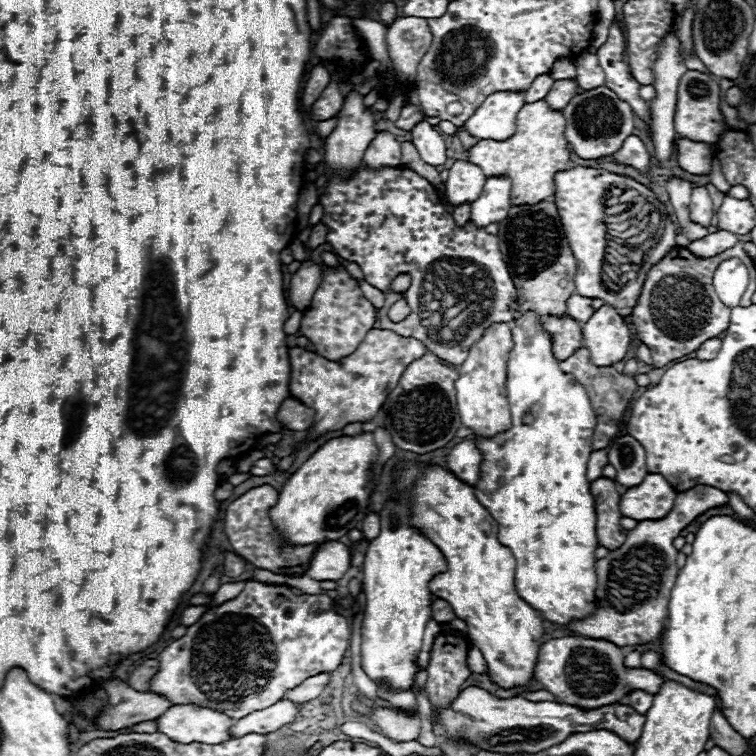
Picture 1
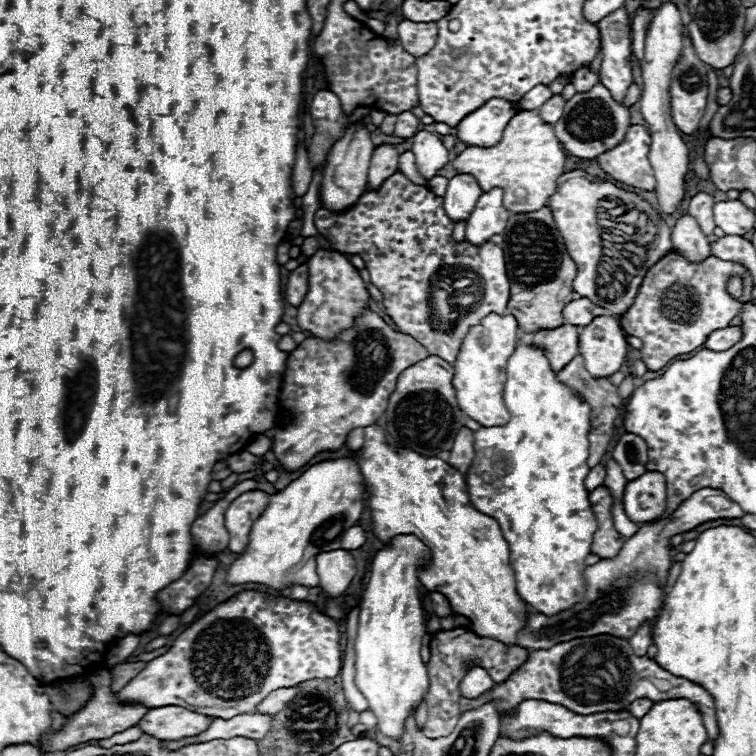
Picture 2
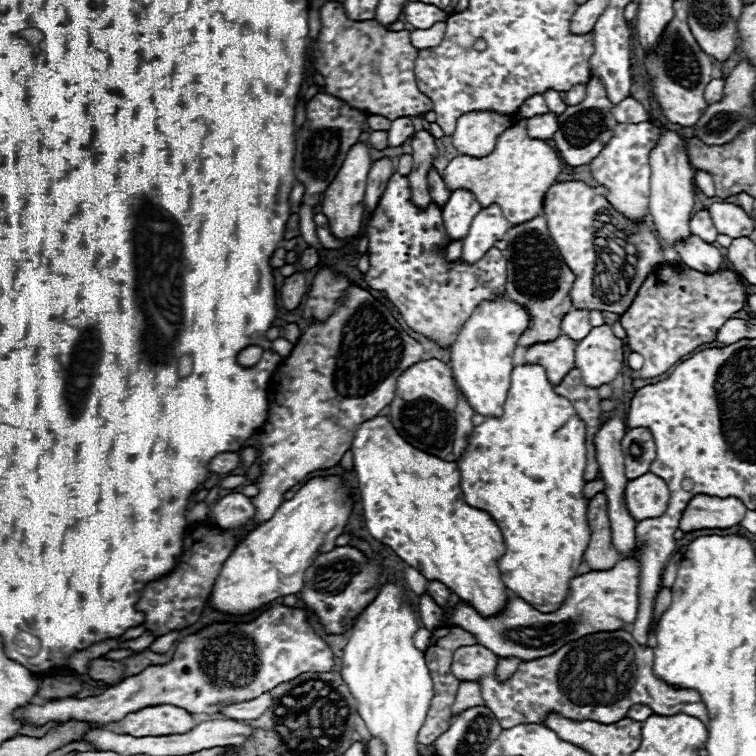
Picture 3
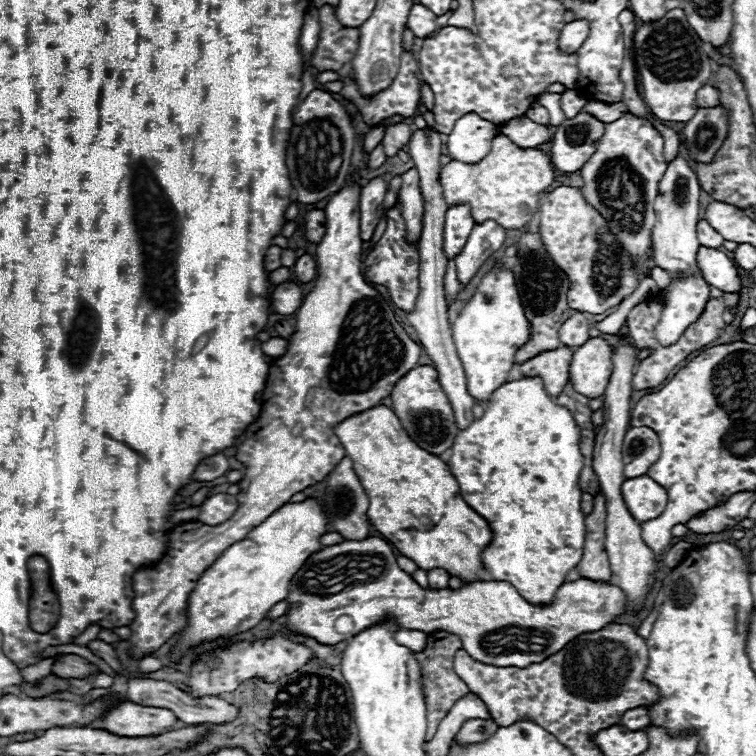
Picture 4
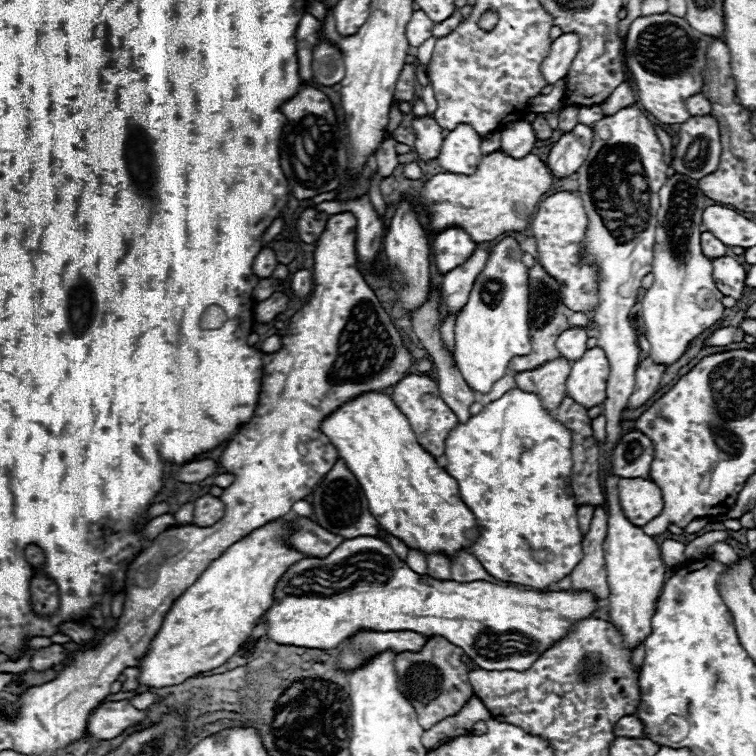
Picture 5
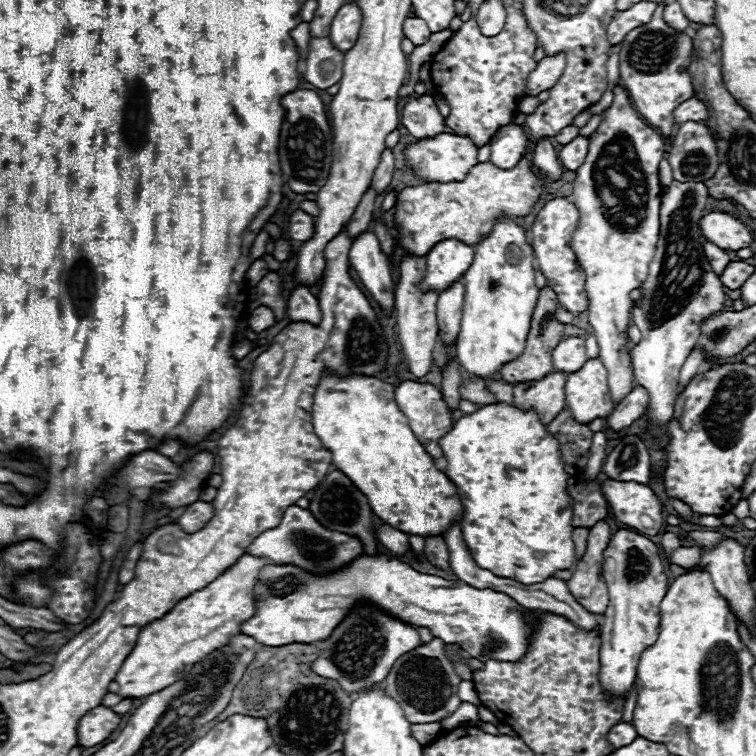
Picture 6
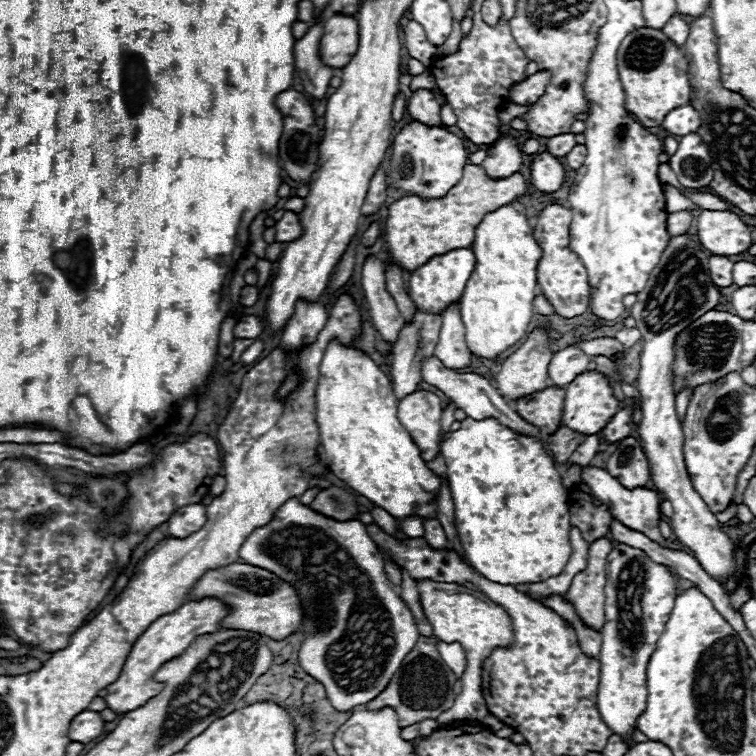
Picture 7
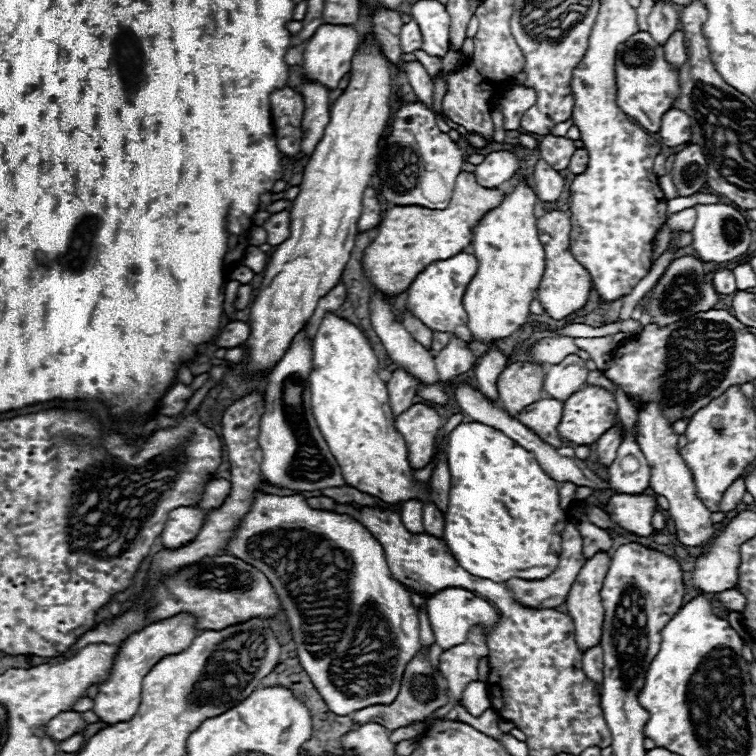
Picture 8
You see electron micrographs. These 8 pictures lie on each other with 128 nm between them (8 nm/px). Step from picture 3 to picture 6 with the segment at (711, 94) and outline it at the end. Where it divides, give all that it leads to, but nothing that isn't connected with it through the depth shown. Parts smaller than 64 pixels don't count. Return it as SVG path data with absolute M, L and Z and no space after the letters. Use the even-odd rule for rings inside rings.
M690 98L686 102L682 102L676 110L674 110L674 120L676 124L684 124L688 120L706 120L708 118L708 108L702 100L698 98Z

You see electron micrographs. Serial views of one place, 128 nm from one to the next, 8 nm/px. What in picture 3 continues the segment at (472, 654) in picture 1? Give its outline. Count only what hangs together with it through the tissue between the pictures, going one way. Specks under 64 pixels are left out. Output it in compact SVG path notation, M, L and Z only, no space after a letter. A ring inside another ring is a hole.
M460 680L456 702L452 706L452 714L456 716L466 708L482 706L482 704L484 704L484 700L480 698L480 684L478 682L470 682L470 680Z

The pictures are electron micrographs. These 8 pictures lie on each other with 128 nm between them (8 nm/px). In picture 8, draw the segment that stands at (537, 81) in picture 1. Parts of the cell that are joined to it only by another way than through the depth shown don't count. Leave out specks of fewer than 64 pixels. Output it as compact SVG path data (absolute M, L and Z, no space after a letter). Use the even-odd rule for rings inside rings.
M538 160L534 168L534 184L538 200L554 202L564 190L564 176L550 168L550 164L546 164L544 160Z

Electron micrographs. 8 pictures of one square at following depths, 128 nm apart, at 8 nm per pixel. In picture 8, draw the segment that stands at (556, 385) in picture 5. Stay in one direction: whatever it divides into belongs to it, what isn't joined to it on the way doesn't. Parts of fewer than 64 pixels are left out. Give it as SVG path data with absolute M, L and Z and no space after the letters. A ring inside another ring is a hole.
M542 398L534 404L526 406L516 416L524 426L534 430L544 442L552 444L554 448L562 446L562 438L558 436L558 422L562 418L562 402L554 398Z

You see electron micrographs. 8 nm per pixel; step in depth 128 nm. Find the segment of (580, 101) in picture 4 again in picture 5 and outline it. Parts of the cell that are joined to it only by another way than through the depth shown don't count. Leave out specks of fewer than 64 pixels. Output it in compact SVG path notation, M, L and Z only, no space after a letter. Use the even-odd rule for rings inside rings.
M562 108L558 114L558 126L562 132L570 132L578 124L578 110L580 108Z

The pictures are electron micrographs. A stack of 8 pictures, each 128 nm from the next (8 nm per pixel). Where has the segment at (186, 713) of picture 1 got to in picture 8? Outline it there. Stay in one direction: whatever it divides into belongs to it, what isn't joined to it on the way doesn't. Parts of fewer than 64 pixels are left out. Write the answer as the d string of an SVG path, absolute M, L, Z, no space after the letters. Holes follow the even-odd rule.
M62 712L60 716L56 716L50 724L48 724L48 734L52 738L56 738L58 742L70 738L72 734L84 732L88 726L86 720L82 720L80 712Z

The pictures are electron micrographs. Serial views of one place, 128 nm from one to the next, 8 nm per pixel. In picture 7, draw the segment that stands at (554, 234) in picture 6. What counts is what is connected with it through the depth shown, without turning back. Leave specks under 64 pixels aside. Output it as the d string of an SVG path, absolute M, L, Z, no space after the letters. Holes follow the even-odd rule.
M550 204L540 212L538 224L534 228L534 240L542 248L542 258L538 262L538 284L548 302L556 308L556 314L560 314L562 318L580 316L590 304L590 284L586 268L582 260L568 248L570 220L570 208L564 208L562 204Z

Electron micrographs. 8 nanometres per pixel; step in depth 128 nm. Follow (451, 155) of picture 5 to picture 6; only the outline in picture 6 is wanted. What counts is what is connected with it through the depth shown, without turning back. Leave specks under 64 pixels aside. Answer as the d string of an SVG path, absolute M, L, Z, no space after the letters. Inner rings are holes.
M442 132L436 138L430 140L416 140L404 150L414 176L418 176L422 182L452 182L452 180L464 180L466 174L474 164L478 164L478 146L468 138L460 134L448 134Z

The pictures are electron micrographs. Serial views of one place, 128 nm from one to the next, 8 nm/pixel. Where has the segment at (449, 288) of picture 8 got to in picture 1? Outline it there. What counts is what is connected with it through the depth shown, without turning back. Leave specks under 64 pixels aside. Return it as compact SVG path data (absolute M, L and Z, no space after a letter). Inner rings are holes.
M456 160L446 180L446 196L452 204L472 202L480 196L484 182L486 176L478 166L470 164L468 160Z

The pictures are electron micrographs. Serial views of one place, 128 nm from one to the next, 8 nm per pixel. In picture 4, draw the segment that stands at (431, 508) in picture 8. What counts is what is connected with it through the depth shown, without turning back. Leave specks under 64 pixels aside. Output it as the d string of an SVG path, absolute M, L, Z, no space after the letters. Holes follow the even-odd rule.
M436 568L436 570L430 570L428 572L428 582L430 582L430 588L432 590L440 590L440 588L446 588L448 586L448 572L442 570L442 568Z

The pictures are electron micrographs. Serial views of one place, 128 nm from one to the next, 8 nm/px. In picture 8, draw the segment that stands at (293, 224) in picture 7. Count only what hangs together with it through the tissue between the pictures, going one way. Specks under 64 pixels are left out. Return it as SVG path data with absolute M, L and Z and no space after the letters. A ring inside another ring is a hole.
M282 210L278 214L274 214L266 224L264 230L268 232L268 244L270 246L278 246L284 240L290 238L290 212Z

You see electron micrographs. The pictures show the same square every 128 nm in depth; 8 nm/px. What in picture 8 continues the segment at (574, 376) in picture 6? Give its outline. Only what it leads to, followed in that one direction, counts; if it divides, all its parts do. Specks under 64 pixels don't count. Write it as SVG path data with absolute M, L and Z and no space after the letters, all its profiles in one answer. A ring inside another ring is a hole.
M586 384L574 392L574 396L564 400L558 432L562 440L592 444L614 424L616 410L618 406L612 392L604 390L602 386Z

